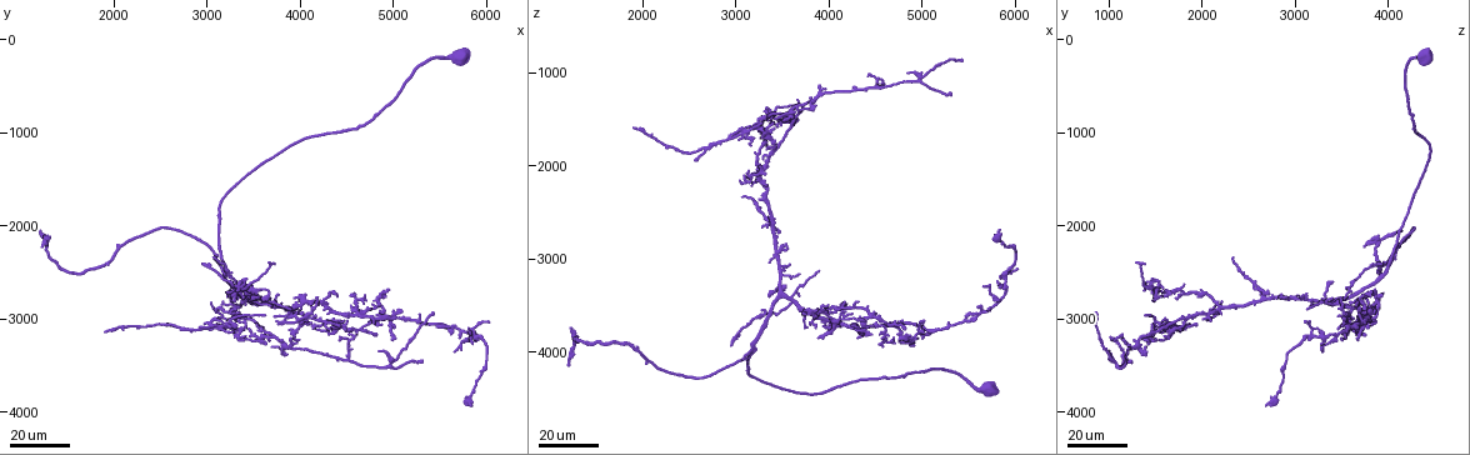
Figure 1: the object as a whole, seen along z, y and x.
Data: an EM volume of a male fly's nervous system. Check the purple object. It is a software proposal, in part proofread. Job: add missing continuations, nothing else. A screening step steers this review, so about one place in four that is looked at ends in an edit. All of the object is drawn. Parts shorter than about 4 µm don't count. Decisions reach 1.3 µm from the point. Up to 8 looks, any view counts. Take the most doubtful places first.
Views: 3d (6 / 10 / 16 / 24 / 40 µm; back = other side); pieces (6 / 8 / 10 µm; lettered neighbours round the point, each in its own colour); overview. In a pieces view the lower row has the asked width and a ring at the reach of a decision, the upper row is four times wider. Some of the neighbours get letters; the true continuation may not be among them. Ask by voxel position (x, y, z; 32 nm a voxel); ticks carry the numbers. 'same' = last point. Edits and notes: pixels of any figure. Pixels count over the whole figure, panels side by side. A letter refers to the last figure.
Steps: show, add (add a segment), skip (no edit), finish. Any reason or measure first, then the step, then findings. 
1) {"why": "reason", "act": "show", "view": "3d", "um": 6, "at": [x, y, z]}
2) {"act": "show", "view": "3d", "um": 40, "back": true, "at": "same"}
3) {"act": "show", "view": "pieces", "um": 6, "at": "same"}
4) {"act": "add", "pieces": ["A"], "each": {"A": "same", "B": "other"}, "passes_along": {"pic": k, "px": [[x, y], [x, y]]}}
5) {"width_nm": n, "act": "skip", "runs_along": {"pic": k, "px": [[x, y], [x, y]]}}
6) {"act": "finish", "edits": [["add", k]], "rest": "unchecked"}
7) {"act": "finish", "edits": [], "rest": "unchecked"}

{"why": "long arm stops here", "act": "show", "view": "3d", "um": 24, "at": [3000, 2400, 3950]}

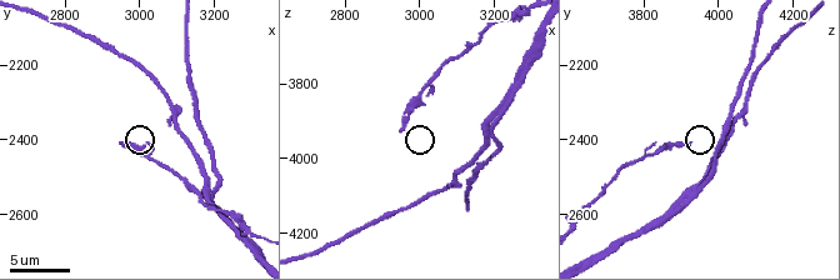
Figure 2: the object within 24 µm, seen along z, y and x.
{"act": "show", "view": "pieces", "um": 10, "at": [2950, 2410, 3920]}

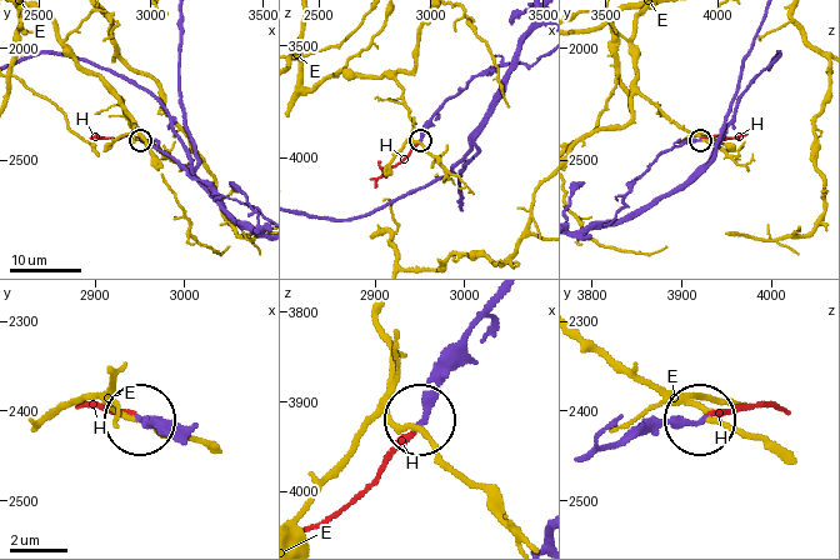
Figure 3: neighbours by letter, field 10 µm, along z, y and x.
{"act": "add", "pieces": ["H"], "each": {"E": "other", "H": "same"}, "passes_along": {"pic": 3, "px": [[681, 145], [746, 135]]}, "found": "the cell continues"}

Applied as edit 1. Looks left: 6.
{"act": "show", "view": "3d", "um": 24, "at": [3350, 2750, 1500]}

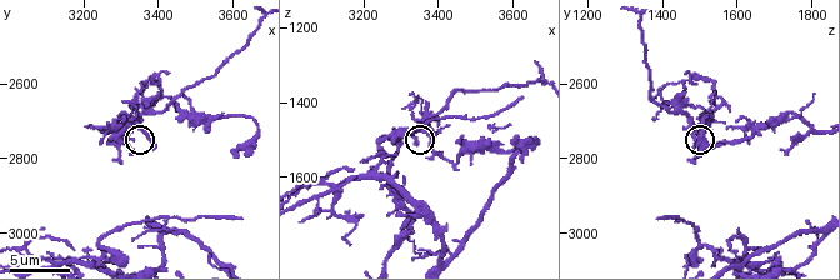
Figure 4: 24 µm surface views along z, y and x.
{"why": "see the neighbours", "act": "show", "view": "pieces", "um": 10, "at": [3390, 2780, 1480]}

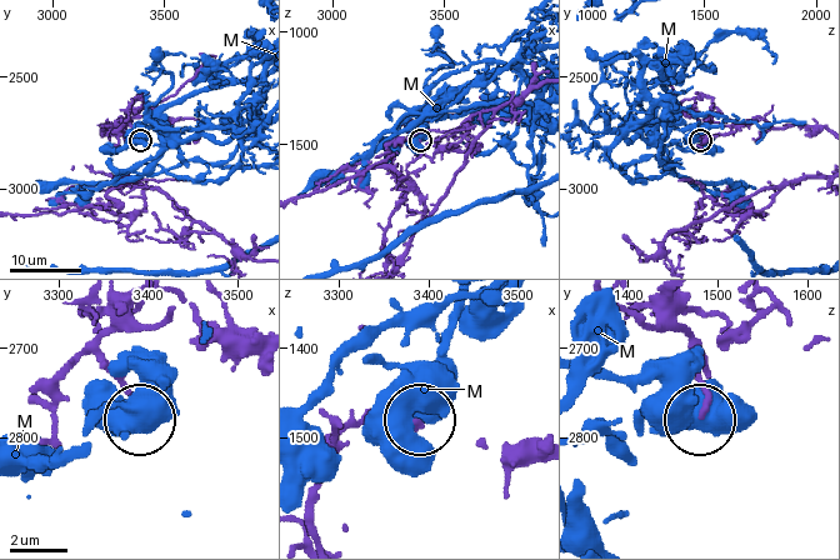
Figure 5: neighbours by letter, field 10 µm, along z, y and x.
{"act": "skip", "each": {"M": "other"}, "found": "no lettered segment goes on from it"}

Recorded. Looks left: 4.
{"why": "free end", "act": "show", "view": "3d", "um": 24, "at": [1900, 3150, 1600]}

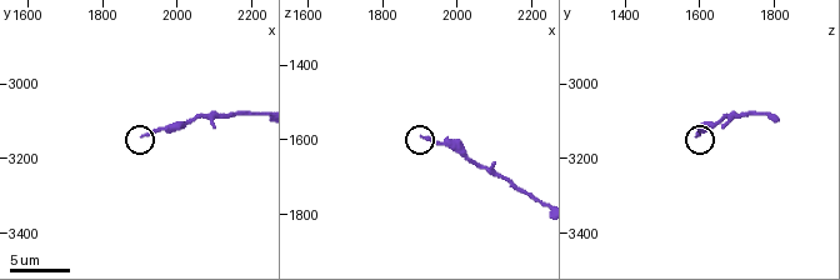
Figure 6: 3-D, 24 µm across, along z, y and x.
{"act": "show", "view": "pieces", "um": 8, "at": [1900, 3150, 1590]}

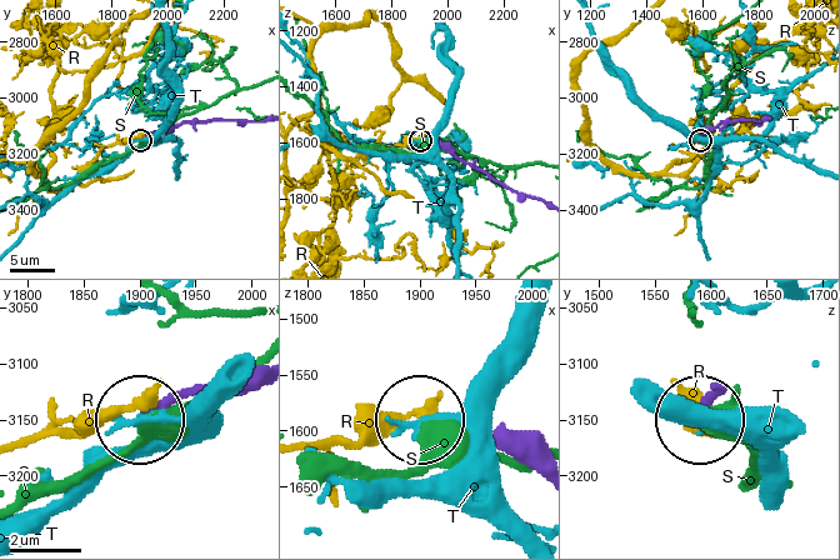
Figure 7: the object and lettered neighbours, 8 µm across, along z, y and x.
{"act": "skip", "each": {"R": "other", "S": "other", "T": "other"}, "runs_along": {"pic": 7, "px": [[258, 121], [184, 121], [140, 136]]}, "found": "no lettered segment goes on from it"}

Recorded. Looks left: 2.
{"why": "tapers out", "act": "show", "view": "3d", "um": 24, "at": [3400, 3200, 1500]}

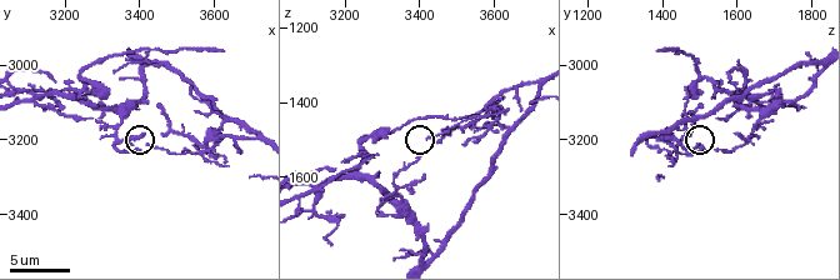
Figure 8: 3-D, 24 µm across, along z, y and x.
{"act": "show", "view": "pieces", "um": 10, "at": [3400, 3230, 1540]}

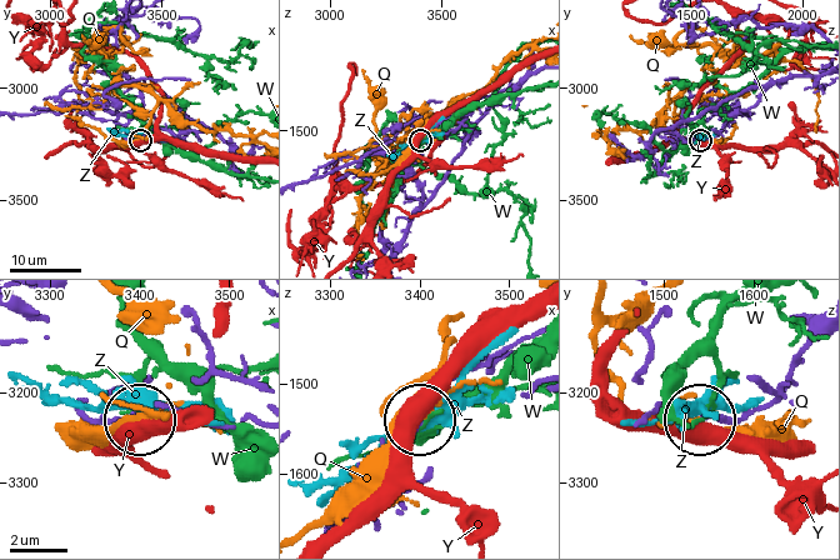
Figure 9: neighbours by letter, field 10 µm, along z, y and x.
{"act": "skip", "each": {"Q": "other", "W": "other", "Y": "other", "Z": "other"}, "found": "no lettered segment goes on from it"}

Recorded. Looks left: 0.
{"act": "finish", "edits": [["add", 3]], "rest": "unchecked"}

